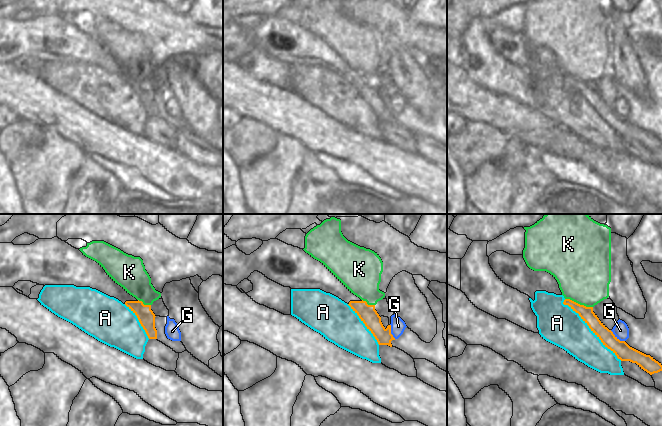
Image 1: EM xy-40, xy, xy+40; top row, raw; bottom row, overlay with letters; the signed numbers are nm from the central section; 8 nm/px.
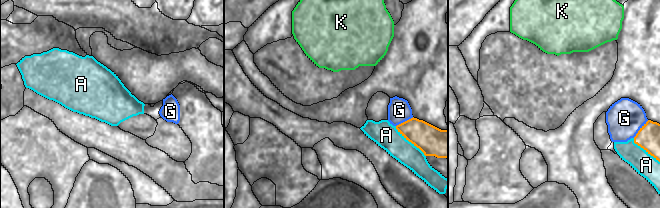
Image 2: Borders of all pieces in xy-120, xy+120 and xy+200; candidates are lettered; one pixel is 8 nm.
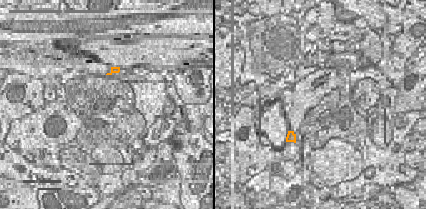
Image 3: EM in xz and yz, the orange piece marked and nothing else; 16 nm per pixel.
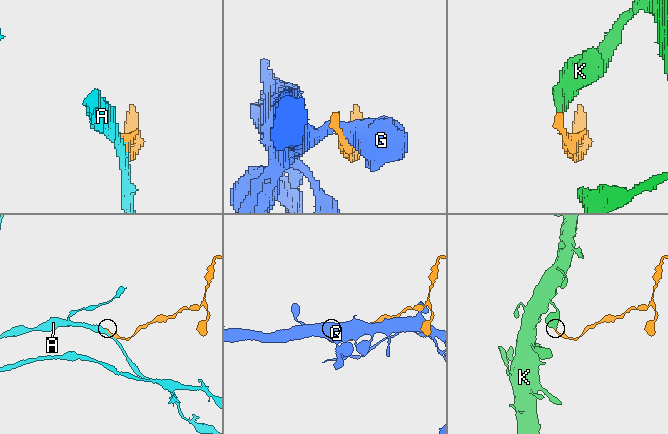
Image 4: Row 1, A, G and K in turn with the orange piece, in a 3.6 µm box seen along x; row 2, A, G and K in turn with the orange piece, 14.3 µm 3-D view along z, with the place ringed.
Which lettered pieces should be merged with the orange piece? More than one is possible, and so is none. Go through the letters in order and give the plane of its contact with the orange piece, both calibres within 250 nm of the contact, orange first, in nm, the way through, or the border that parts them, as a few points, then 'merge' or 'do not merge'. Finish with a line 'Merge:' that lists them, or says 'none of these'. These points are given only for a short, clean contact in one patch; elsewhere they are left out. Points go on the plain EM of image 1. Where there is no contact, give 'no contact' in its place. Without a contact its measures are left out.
A: contact in xy+40; calibres 120 and 320 nm; do not merge
G: contact in xy+40; calibres 140 and 120 nm; do not merge
K: contact in xy+40; calibres 110 and 440 nm; border xy+40 (565, 74), (592, 83); do not merge
Merge: none of these

